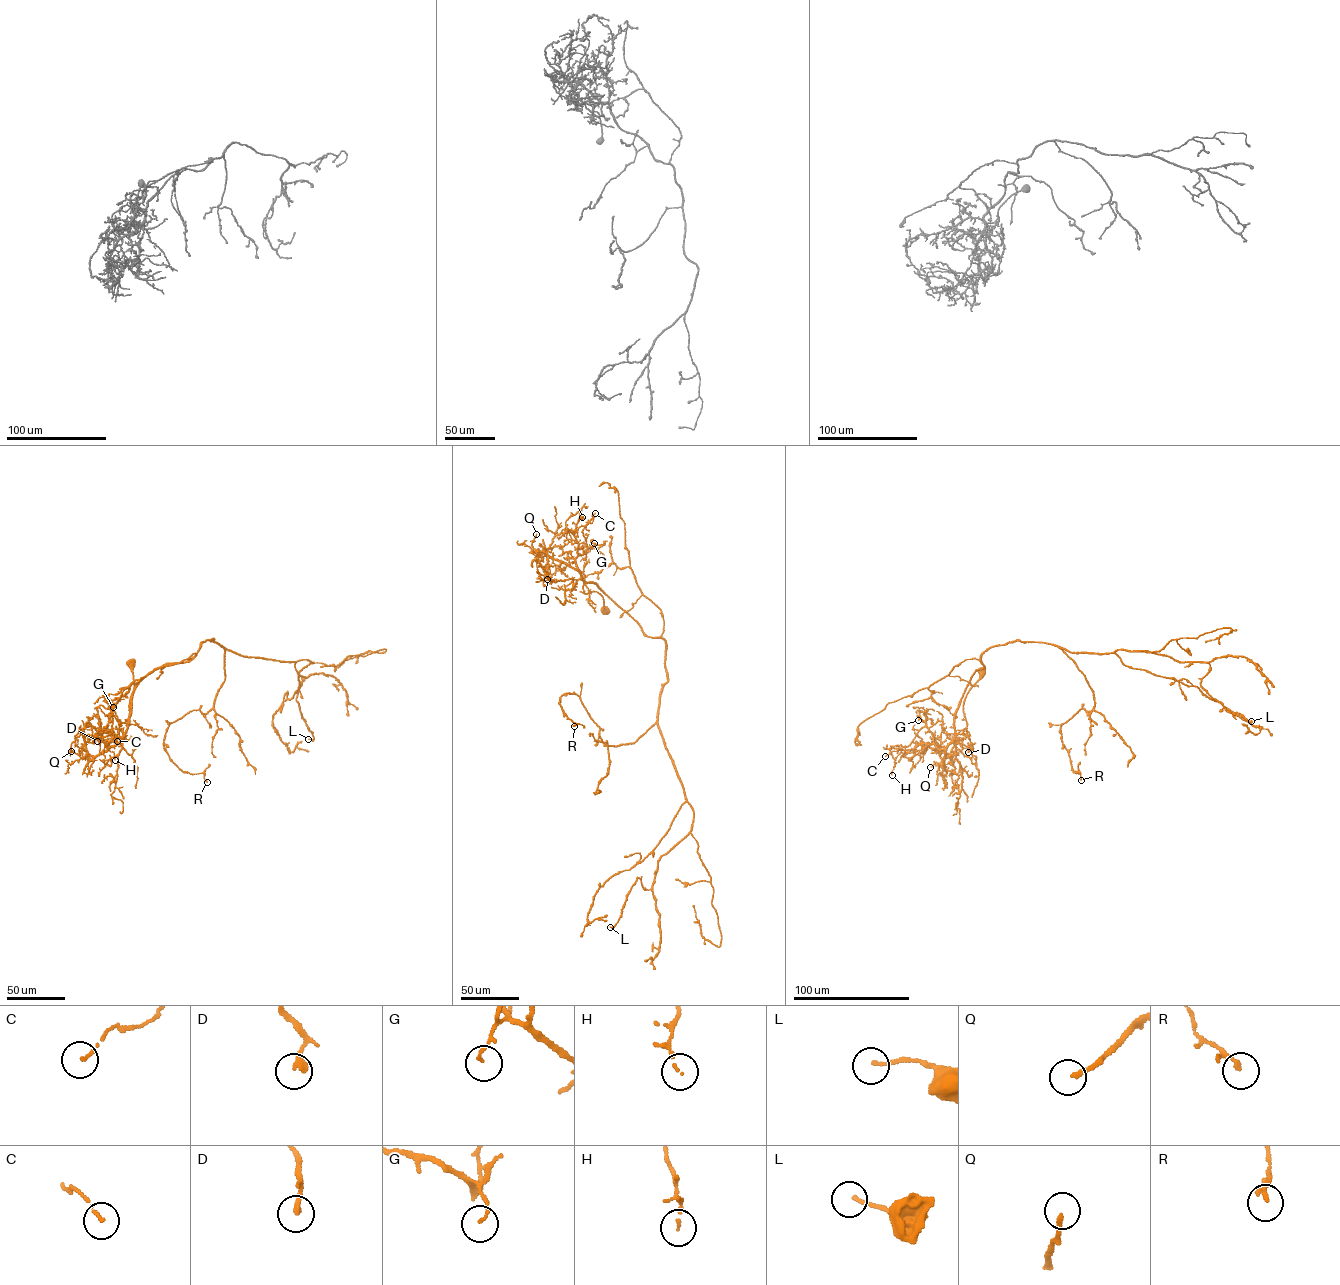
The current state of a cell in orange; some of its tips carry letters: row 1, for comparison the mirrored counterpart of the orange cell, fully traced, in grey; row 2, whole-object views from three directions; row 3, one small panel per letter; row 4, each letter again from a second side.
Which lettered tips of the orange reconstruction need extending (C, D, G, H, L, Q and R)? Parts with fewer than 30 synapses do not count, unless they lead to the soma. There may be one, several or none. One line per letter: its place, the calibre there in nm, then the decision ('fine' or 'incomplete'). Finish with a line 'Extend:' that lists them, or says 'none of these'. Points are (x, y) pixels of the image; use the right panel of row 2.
C: at (885, 756); 110 nm thick; fine
D: at (968, 752); 200 nm thick; fine
G: at (918, 720); 110 nm thick; fine
H: at (892, 775); 100 nm thick; fine
L: at (1251, 721); 130 nm thick; fine
Q: at (930, 767); 160 nm thick; fine
R: at (1081, 780); 110 nm thick; fine
Extend: none of these

